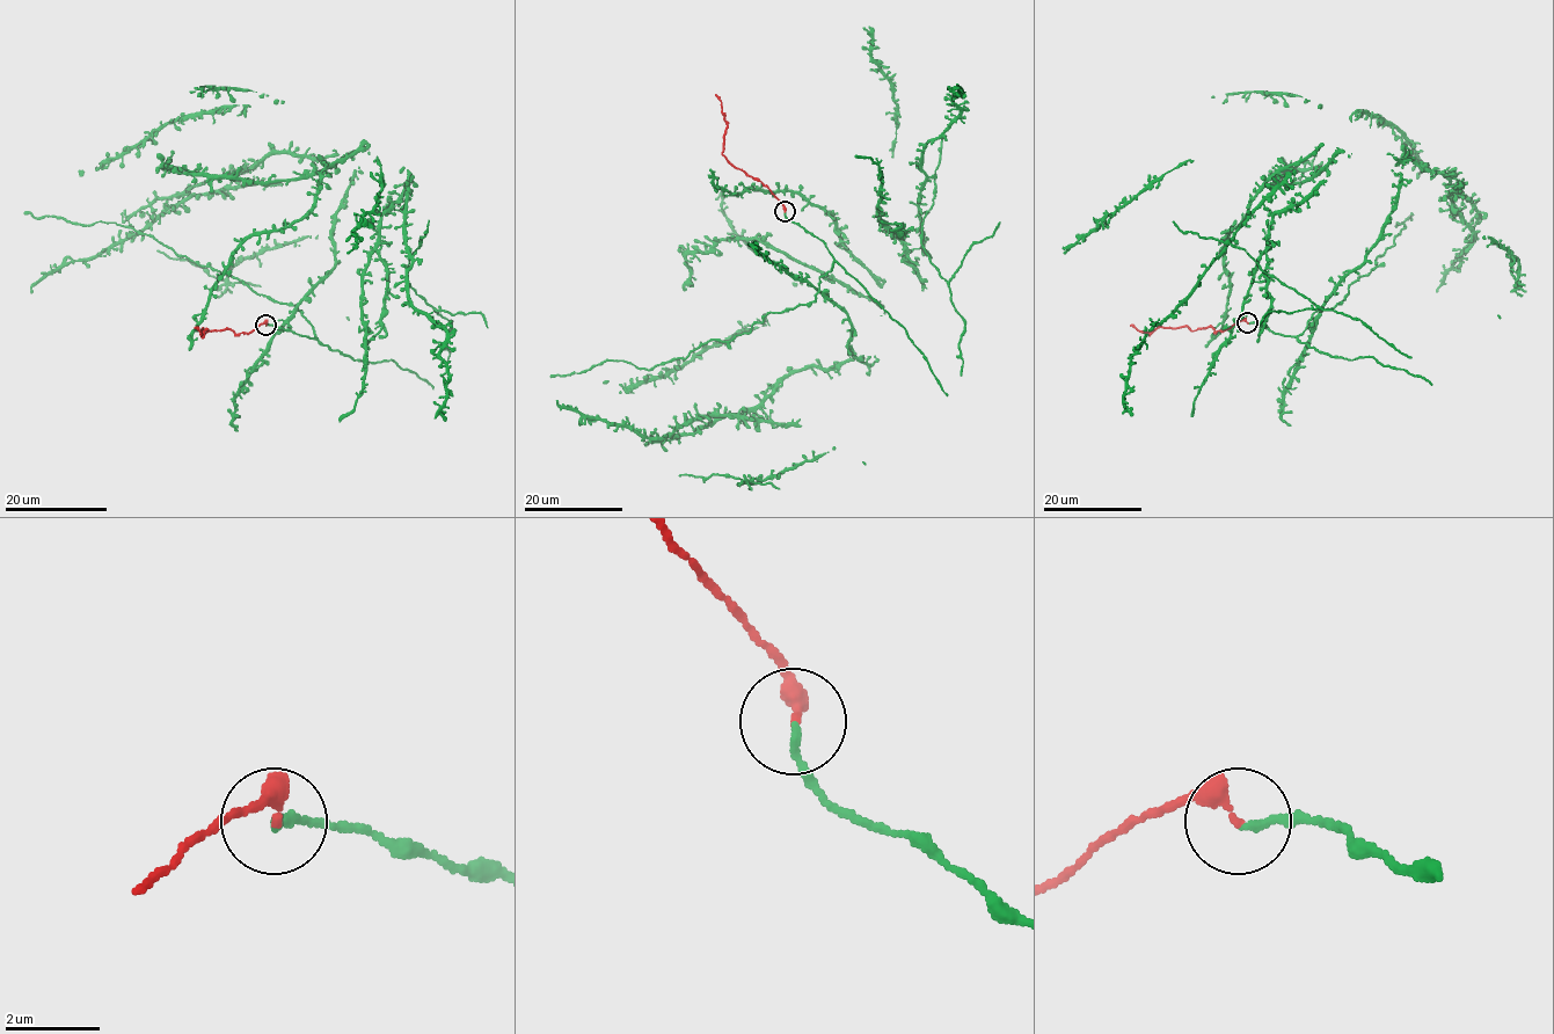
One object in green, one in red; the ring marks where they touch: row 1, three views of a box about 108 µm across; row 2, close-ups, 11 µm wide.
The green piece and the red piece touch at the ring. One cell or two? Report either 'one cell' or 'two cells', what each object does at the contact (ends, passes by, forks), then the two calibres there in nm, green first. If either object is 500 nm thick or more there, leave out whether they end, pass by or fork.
one cell | green ends | red ends | 140/320 nm

